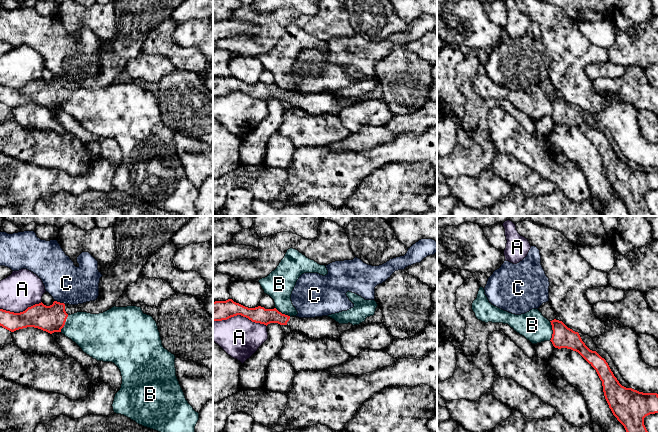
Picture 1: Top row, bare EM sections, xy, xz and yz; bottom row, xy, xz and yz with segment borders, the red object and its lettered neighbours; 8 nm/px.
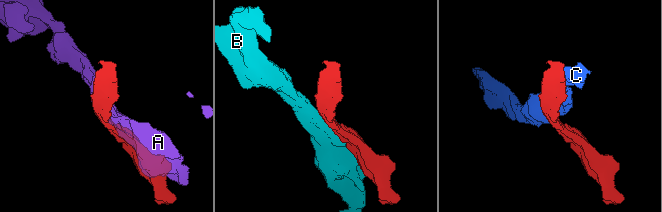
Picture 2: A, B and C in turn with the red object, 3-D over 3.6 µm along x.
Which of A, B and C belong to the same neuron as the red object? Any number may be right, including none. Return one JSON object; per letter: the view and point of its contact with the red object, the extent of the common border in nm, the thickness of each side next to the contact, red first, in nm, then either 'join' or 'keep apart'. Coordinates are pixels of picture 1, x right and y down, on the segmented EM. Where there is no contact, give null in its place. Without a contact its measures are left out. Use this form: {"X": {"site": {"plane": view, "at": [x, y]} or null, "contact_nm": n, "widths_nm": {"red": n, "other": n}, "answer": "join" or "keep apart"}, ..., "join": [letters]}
{"A": {"site": {"plane": "xz", "at": [240, 314]}, "contact_nm": 440, "widths_nm": {"red": 160, "other": 320}, "answer": "keep apart"}, "B": {"site": {"plane": "yz", "at": [553, 331]}, "contact_nm": 160, "widths_nm": {"red": 180, "other": 220}, "answer": "keep apart"}, "C": {"site": {"plane": "xy", "at": [59, 302]}, "contact_nm": 90, "widths_nm": {"red": 220, "other": 320}, "answer": "keep apart"}, "join": []}

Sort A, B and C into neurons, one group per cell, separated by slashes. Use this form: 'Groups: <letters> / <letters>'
Groups: A / B / C

